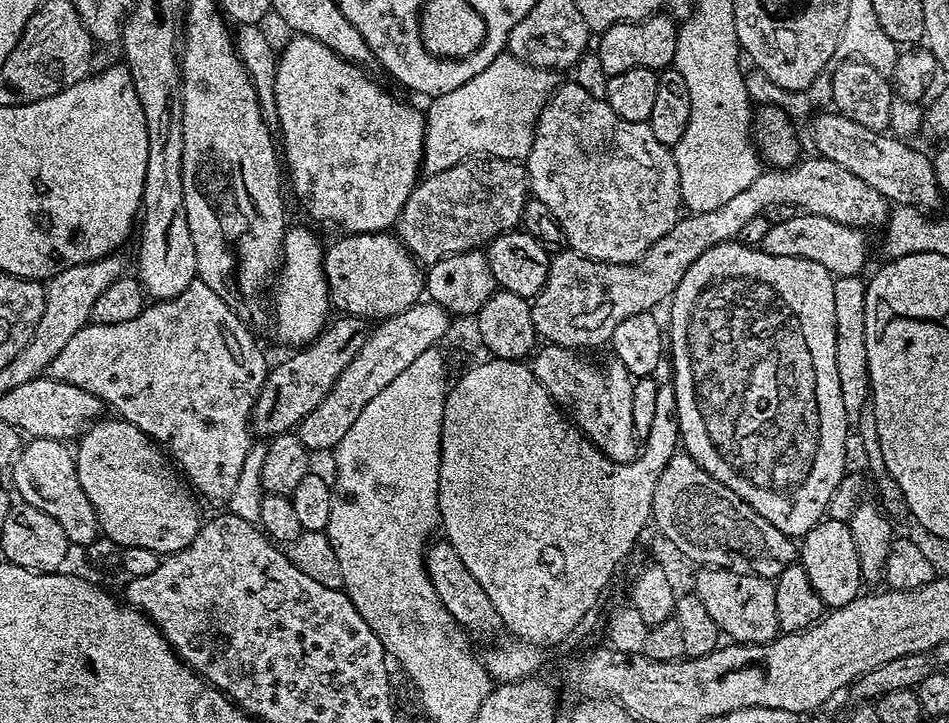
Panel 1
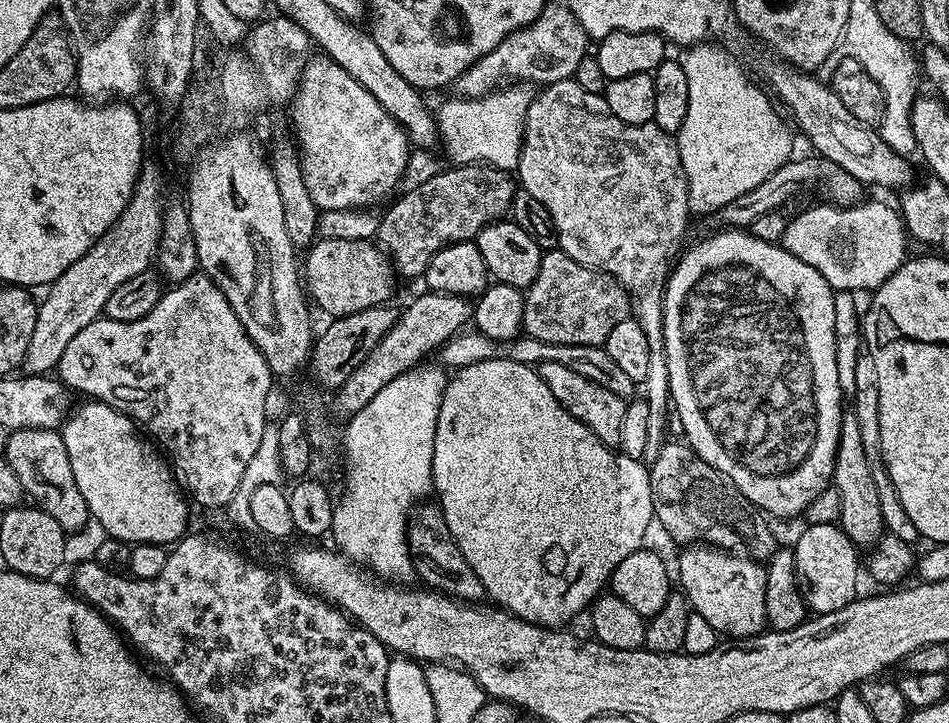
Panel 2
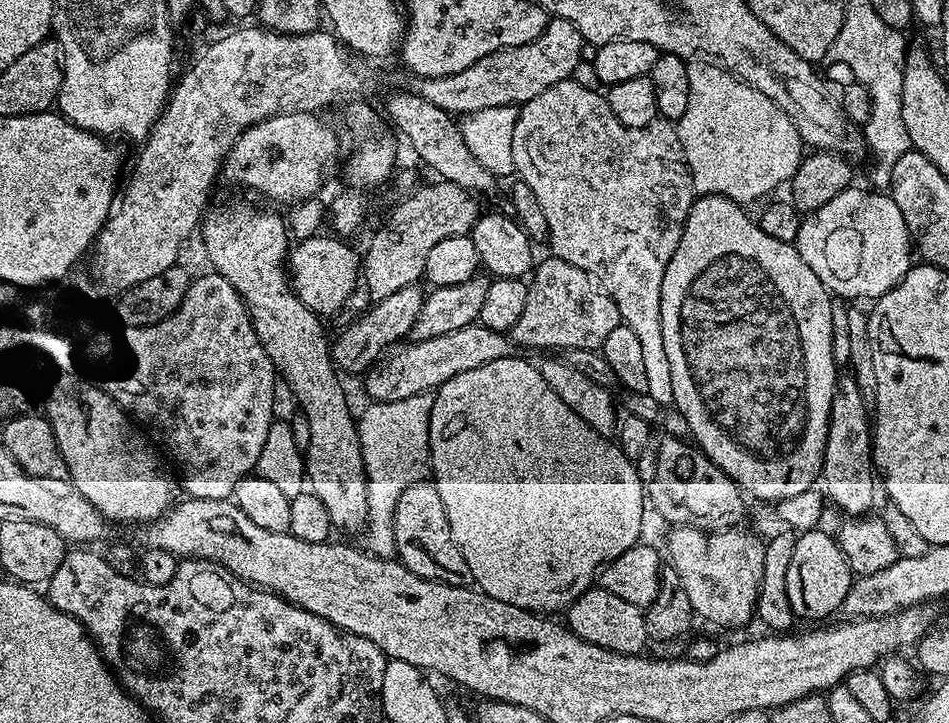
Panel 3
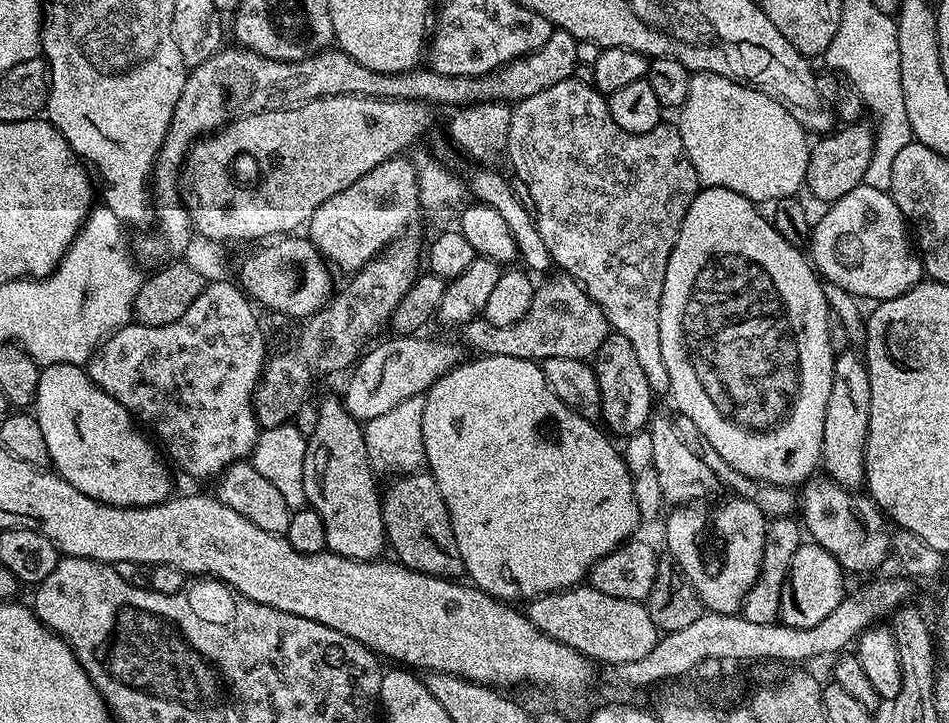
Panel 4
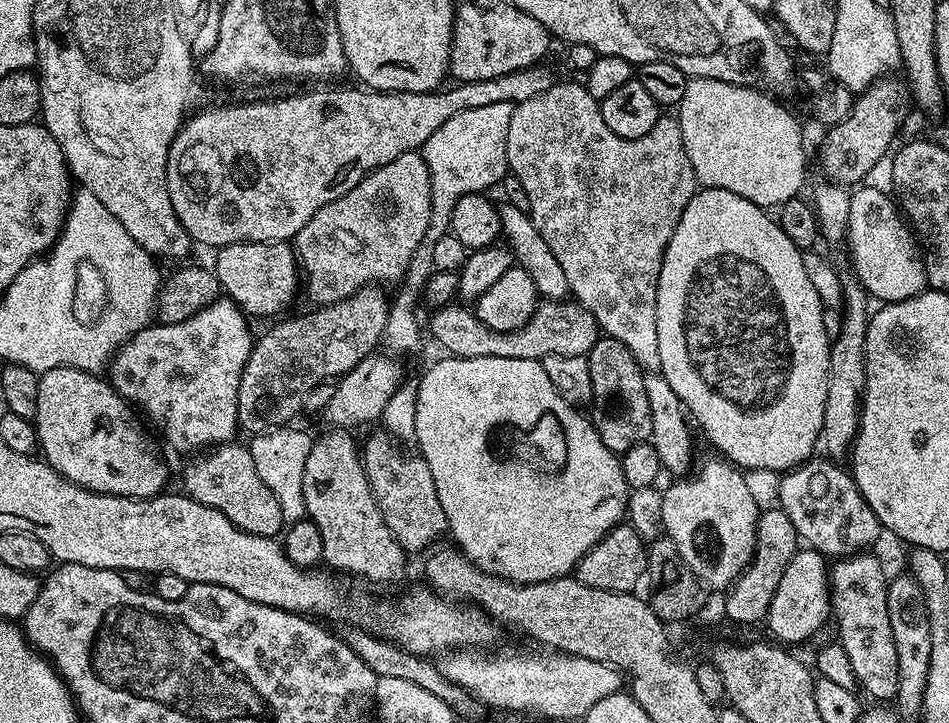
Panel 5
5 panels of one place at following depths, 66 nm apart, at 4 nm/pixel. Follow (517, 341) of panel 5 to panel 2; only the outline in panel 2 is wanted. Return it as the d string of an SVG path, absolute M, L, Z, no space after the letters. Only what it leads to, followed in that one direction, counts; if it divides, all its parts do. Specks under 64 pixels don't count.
M548 250L540 257L538 278L534 278L532 285L526 289L522 332L523 335L538 338L542 342L602 346L606 342L606 338L610 338L610 330L614 330L614 326L618 326L618 322L629 319L629 316L630 295L615 277L582 266L578 262L574 262L574 258L570 258L565 252Z

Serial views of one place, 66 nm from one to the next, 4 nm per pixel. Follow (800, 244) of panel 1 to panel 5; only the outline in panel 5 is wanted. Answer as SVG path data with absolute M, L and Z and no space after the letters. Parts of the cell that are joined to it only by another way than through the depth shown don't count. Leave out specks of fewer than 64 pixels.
M863 186L851 193L847 244L852 256L853 273L873 299L878 298L884 304L892 303L904 301L925 291L927 280L919 241L889 193Z

